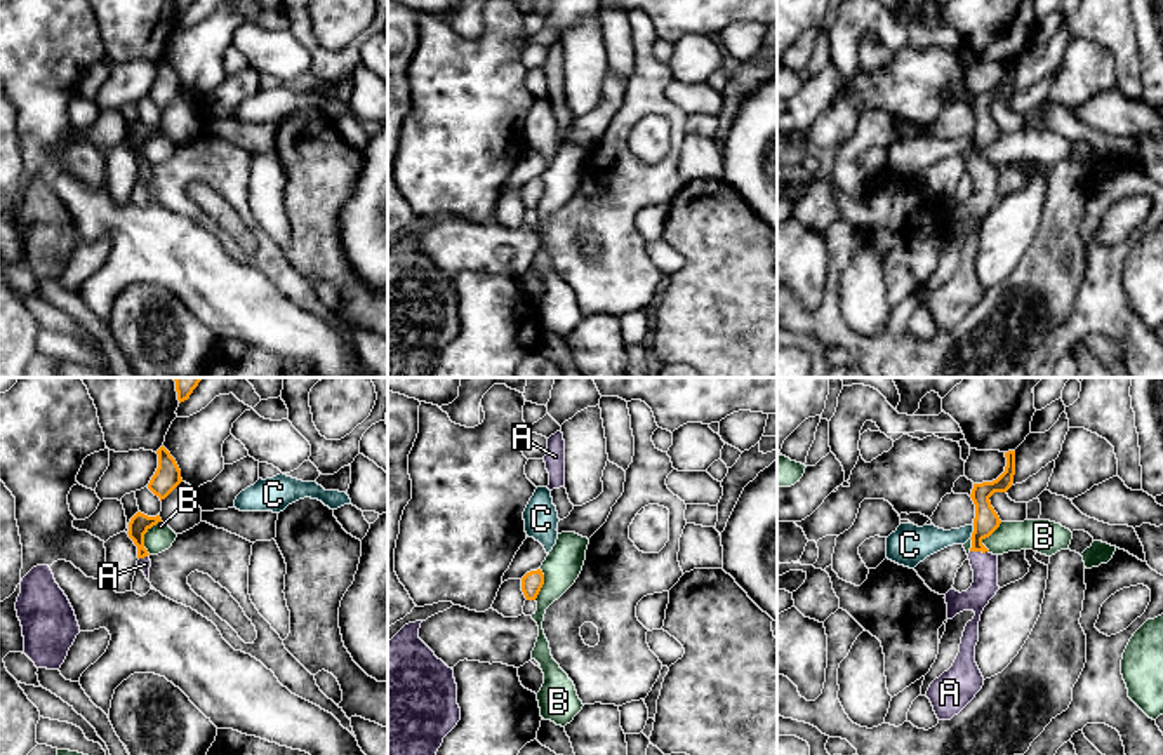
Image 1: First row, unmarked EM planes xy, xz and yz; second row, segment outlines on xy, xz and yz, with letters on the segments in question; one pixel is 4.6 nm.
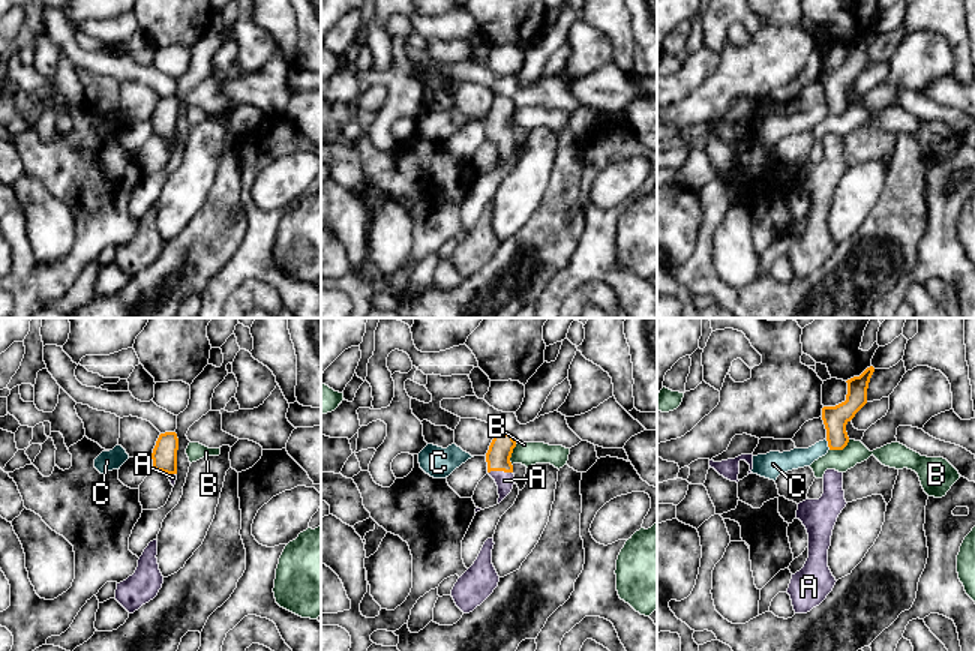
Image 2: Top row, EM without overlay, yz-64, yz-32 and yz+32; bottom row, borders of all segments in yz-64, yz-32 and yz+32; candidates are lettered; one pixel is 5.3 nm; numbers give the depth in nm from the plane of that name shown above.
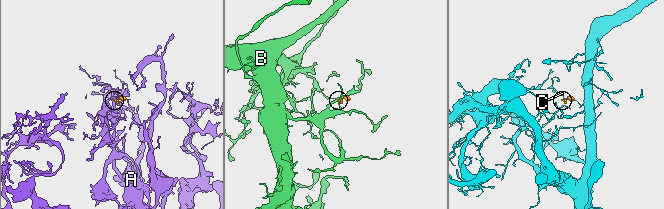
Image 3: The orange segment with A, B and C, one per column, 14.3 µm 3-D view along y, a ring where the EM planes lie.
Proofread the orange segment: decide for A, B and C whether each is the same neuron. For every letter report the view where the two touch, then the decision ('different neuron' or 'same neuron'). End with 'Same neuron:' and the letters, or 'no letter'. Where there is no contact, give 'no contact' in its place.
A: contact in yz; same neuron
B: contact in xy; different neuron
C: contact in yz; different neuron
Same neuron: A

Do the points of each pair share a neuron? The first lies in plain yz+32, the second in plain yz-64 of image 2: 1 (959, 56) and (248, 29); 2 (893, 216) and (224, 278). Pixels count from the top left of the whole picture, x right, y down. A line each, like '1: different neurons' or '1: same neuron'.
1: different neurons
2: different neurons

